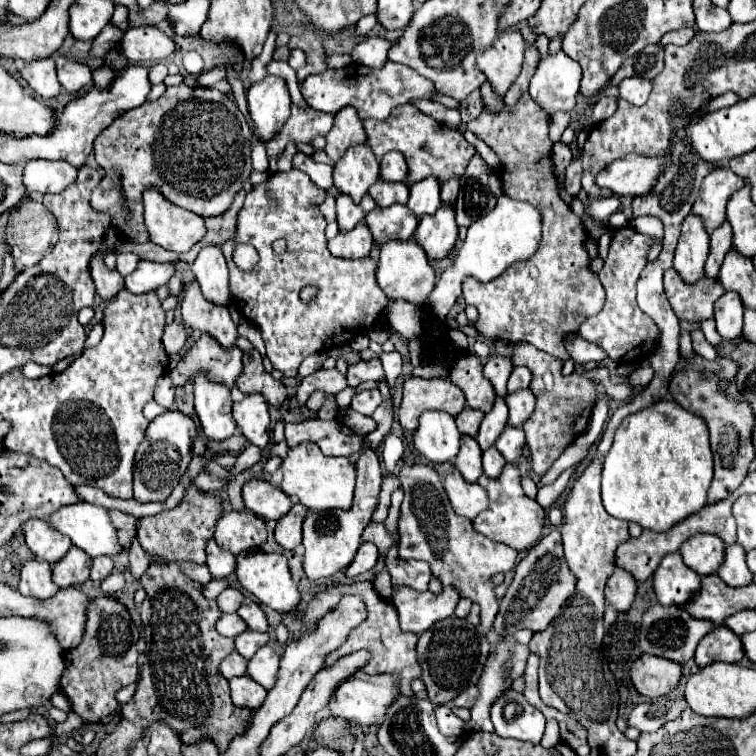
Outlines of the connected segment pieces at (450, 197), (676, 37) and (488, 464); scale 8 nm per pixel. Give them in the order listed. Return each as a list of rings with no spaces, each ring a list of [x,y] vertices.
[[[450,179],[442,185],[442,203],[444,205],[452,205],[456,203],[456,195],[458,195],[458,189],[460,189],[460,183],[458,179]]]
[[[680,29],[680,31],[672,31],[672,33],[666,33],[662,39],[660,39],[660,45],[668,45],[668,43],[674,43],[674,45],[686,45],[692,37],[696,35],[696,29]]]
[[[490,447],[490,449],[484,451],[484,457],[482,457],[482,459],[484,459],[484,473],[486,473],[490,479],[500,477],[502,467],[506,465],[504,457],[500,455],[500,451],[498,451],[496,447]]]

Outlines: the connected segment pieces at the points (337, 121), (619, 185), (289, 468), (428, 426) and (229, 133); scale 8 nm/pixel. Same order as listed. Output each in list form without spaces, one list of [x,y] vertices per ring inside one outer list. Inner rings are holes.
[[[342,107],[334,115],[334,127],[326,137],[326,155],[336,163],[352,145],[366,143],[366,131],[354,107]]]
[[[668,153],[658,155],[654,159],[640,155],[622,157],[602,169],[596,175],[594,183],[598,187],[612,189],[616,195],[644,195],[646,191],[650,191],[650,187],[654,187],[658,175],[662,175],[668,157]]]
[[[300,443],[294,449],[290,449],[288,455],[282,459],[280,471],[284,473],[280,489],[286,495],[296,497],[310,511],[350,507],[356,483],[356,469],[350,465],[346,457],[326,457],[318,445]]]
[[[424,411],[420,427],[412,435],[414,449],[432,463],[446,463],[458,455],[460,431],[452,415],[444,411]]]
[[[184,83],[174,85],[174,87],[168,87],[160,99],[152,101],[150,105],[148,105],[148,103],[142,103],[142,107],[134,107],[132,111],[124,113],[122,117],[114,119],[114,121],[96,137],[96,141],[94,141],[96,163],[106,171],[106,175],[104,175],[104,179],[100,181],[100,185],[94,189],[92,199],[90,199],[90,205],[92,205],[96,211],[100,211],[100,213],[108,213],[110,219],[112,219],[110,225],[116,227],[122,237],[126,237],[126,239],[130,239],[130,241],[134,241],[134,243],[146,243],[146,241],[148,241],[148,233],[146,233],[146,227],[144,227],[144,221],[142,221],[142,193],[144,193],[148,187],[156,187],[170,203],[174,203],[174,205],[178,205],[178,207],[182,207],[182,209],[188,209],[188,211],[192,211],[192,213],[196,213],[196,215],[200,215],[200,217],[216,217],[216,215],[222,215],[222,213],[226,213],[226,211],[230,209],[230,205],[232,205],[232,201],[234,201],[234,195],[242,189],[242,183],[244,183],[244,181],[250,177],[250,173],[252,173],[252,163],[250,163],[250,137],[252,137],[252,135],[250,135],[250,125],[246,123],[244,115],[238,111],[236,103],[230,101],[224,93],[220,93],[220,91],[216,91],[216,89],[206,89],[206,87],[188,87],[188,85],[184,85]],[[116,175],[120,175],[120,181],[122,181],[122,183],[120,183],[120,189],[116,187],[116,181],[114,181]],[[124,203],[126,203],[126,215],[122,213]]]

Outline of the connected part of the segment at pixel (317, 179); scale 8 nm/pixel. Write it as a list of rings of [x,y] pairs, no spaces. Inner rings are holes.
[[[296,153],[294,157],[294,167],[304,171],[314,185],[322,187],[322,189],[330,189],[332,187],[332,167],[324,165],[324,163],[316,163],[312,157],[304,155],[304,153]]]

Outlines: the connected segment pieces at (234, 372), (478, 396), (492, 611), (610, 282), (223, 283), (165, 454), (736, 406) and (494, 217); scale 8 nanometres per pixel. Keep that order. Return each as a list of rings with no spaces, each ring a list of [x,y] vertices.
[[[202,335],[184,353],[176,369],[170,371],[170,379],[174,387],[184,387],[186,383],[192,383],[198,373],[204,373],[214,383],[234,387],[234,381],[242,373],[242,351],[238,347],[222,351],[210,335]]]
[[[468,353],[454,363],[450,369],[450,381],[462,389],[466,395],[466,403],[472,409],[488,413],[494,405],[494,389],[490,387],[490,381],[482,375],[482,361],[474,353]]]
[[[402,467],[398,479],[404,489],[404,501],[400,511],[400,557],[426,561],[434,577],[440,579],[442,585],[454,587],[462,597],[468,597],[478,603],[482,609],[480,629],[488,633],[498,613],[498,599],[494,595],[490,579],[496,573],[506,573],[508,569],[512,569],[516,565],[518,553],[474,531],[470,519],[458,517],[450,507],[442,477],[432,467]]]
[[[632,225],[612,231],[610,253],[608,253],[608,259],[604,261],[602,271],[598,273],[606,289],[604,309],[598,315],[592,315],[590,319],[586,319],[578,329],[578,335],[582,335],[588,341],[598,343],[608,353],[608,357],[618,365],[628,365],[628,363],[648,359],[652,355],[650,349],[654,347],[640,347],[640,345],[654,343],[658,341],[658,335],[660,335],[656,323],[648,315],[644,315],[636,303],[636,281],[642,269],[646,267],[646,261],[648,261],[646,255],[652,243],[654,243],[652,237],[638,233]]]
[[[208,245],[204,247],[196,261],[190,265],[202,295],[218,305],[218,307],[230,307],[234,305],[234,299],[230,295],[230,287],[228,287],[228,267],[226,267],[226,259],[220,251],[220,247],[216,245]]]
[[[166,411],[156,417],[146,431],[134,461],[134,499],[140,503],[166,501],[192,459],[192,441],[196,437],[194,421],[180,411]]]
[[[696,355],[692,361],[686,361],[670,381],[670,395],[688,411],[702,417],[710,429],[710,445],[714,453],[714,481],[710,487],[708,503],[718,503],[726,499],[732,491],[736,491],[742,479],[748,475],[748,465],[754,459],[754,447],[750,443],[754,415],[748,403],[734,403],[726,399],[722,391],[718,391],[718,379],[734,379],[738,365],[732,359],[716,359],[706,361]]]
[[[506,195],[498,197],[496,209],[492,209],[486,217],[478,219],[474,225],[468,227],[468,237],[460,245],[456,261],[452,267],[448,267],[442,277],[438,279],[436,287],[426,299],[426,309],[434,311],[436,319],[446,319],[448,311],[456,303],[458,295],[462,293],[462,279],[466,275],[478,277],[480,281],[492,281],[494,277],[502,275],[506,267],[510,267],[516,261],[526,261],[530,259],[542,239],[542,215],[536,207],[524,201],[514,201]]]

